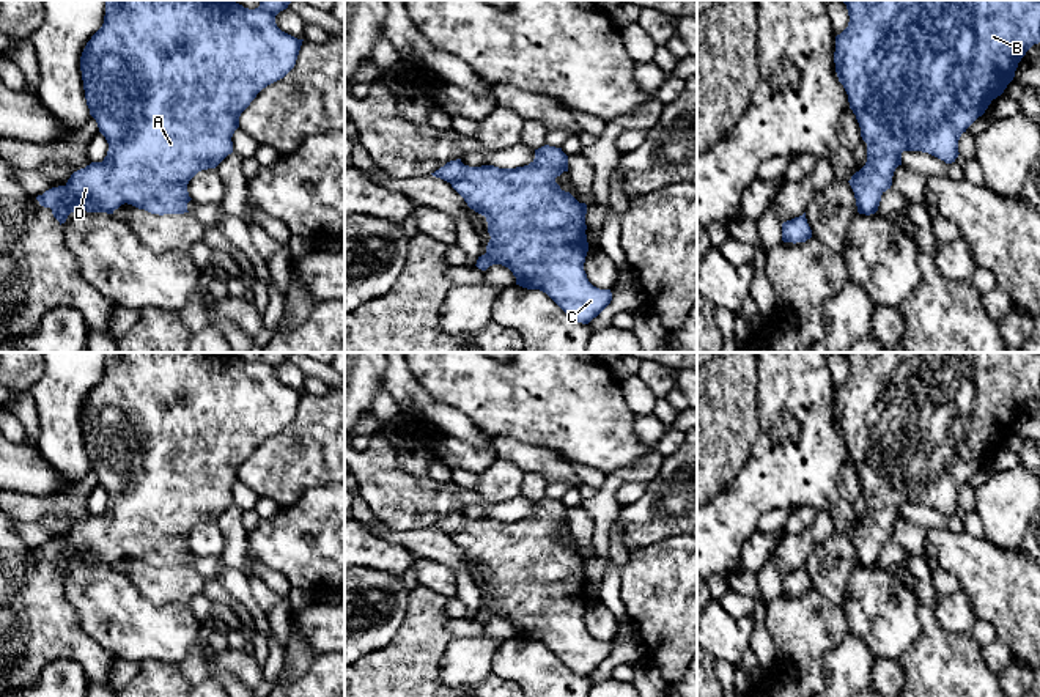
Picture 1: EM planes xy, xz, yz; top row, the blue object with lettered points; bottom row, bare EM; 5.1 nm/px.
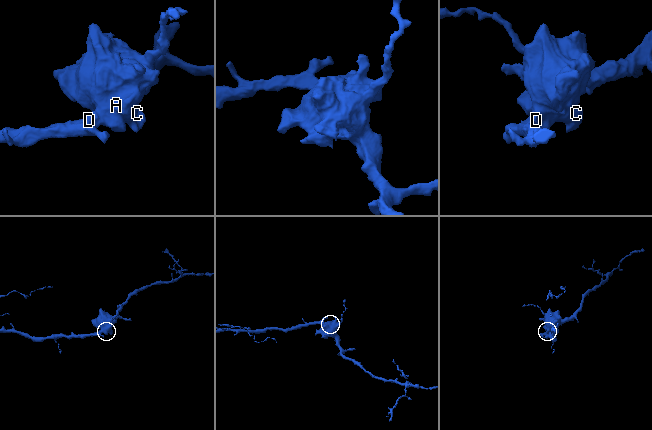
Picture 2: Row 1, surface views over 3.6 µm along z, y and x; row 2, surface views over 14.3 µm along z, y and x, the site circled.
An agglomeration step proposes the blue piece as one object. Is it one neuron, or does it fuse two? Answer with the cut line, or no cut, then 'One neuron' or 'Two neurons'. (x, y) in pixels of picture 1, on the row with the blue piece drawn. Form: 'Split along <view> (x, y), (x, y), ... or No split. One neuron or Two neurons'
No split. One neuron

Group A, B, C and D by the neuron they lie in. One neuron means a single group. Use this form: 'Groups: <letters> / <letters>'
Groups: A B C D

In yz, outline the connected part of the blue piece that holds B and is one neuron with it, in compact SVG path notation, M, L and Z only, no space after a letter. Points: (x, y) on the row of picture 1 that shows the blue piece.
M845 0L843 3L846 5L850 22L835 36L835 72L848 94L850 109L861 127L861 137L867 143L867 162L848 183L854 192L857 212L870 216L878 211L881 195L891 189L894 171L902 165L903 151L922 151L946 164L955 162L960 154L958 140L961 134L985 113L993 99L1004 93L1013 80L1021 58L1034 44L1040 42L1040 0Z

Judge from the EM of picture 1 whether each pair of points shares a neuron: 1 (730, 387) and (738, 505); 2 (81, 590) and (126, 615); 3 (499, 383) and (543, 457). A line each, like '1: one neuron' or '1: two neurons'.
1: two neurons
2: one neuron
3: two neurons

